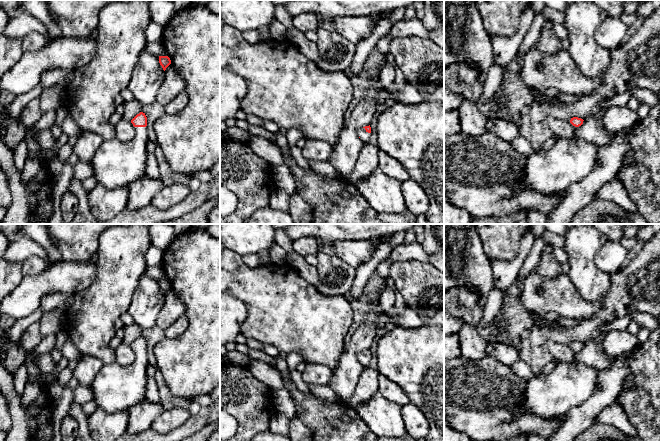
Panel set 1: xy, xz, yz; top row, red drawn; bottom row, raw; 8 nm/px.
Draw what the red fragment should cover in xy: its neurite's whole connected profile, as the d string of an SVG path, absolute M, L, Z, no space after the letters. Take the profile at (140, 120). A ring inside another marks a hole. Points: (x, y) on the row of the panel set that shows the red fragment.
M145 113L137 114L131 123L135 129L135 137L131 141L103 141L90 162L93 177L108 189L127 186L145 175L146 144L149 140Z

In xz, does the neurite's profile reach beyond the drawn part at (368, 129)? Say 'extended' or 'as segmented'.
extended

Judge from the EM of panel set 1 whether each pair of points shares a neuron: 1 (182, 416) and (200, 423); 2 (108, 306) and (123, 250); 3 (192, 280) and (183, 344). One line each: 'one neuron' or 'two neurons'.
1: two neurons
2: one neuron
3: one neuron

